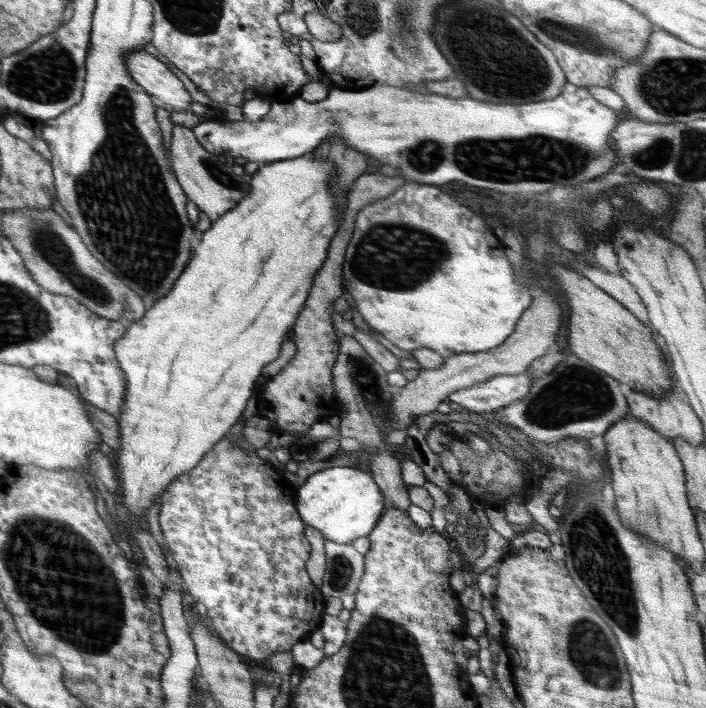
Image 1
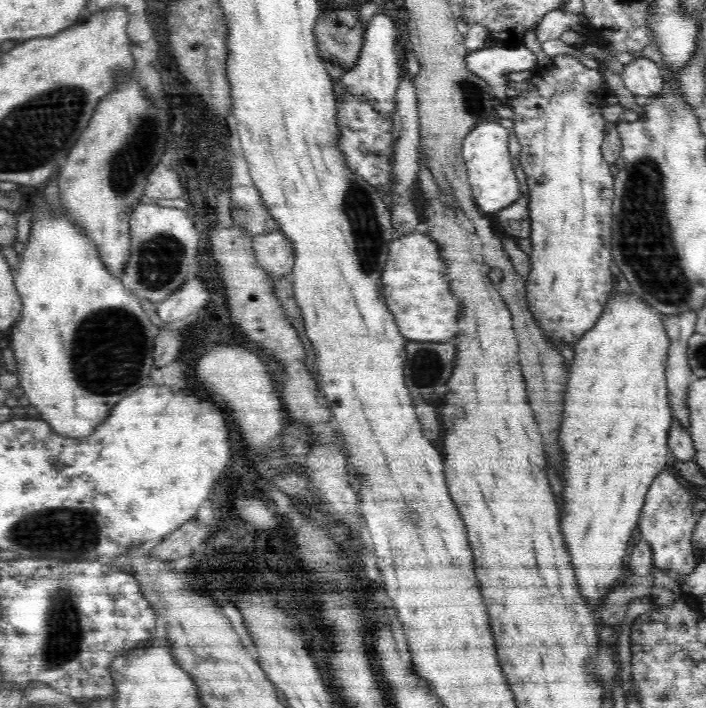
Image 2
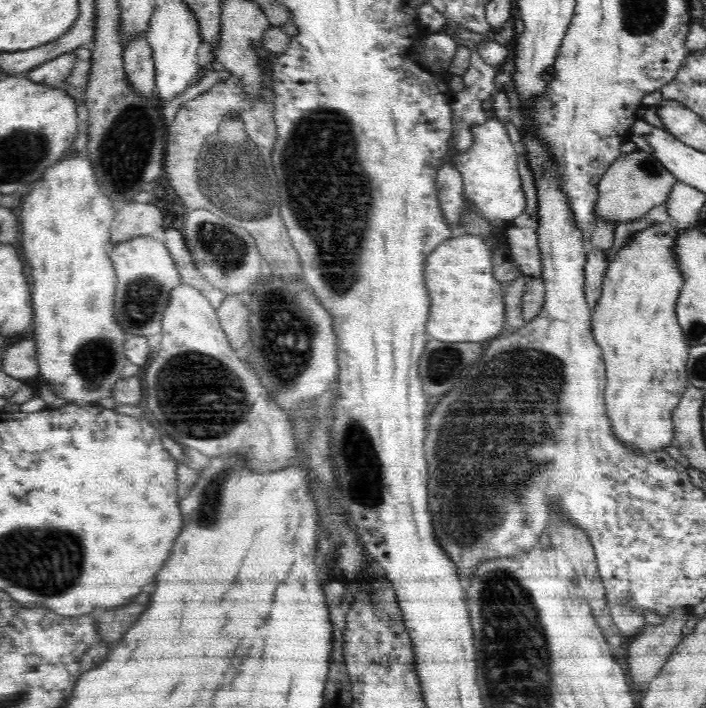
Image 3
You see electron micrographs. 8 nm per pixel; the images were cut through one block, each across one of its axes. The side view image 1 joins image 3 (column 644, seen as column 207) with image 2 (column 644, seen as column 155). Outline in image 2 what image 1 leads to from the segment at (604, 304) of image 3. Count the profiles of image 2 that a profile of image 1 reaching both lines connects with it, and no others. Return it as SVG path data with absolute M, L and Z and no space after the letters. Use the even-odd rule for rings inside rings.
M614 292L608 298L604 312L602 312L596 324L572 345L574 357L568 367L568 394L564 394L564 420L562 420L560 436L558 436L560 438L558 442L562 446L564 480L566 480L564 492L562 492L564 506L562 506L560 524L562 524L562 536L564 536L564 542L566 542L566 550L568 550L570 558L572 558L572 566L574 566L574 572L576 572L578 588L580 588L580 594L586 598L586 602L605 598L622 581L624 556L626 556L626 550L630 546L632 532L639 524L646 494L650 485L654 482L654 478L664 470L664 466L671 455L667 440L670 426L672 426L674 419L669 403L669 390L667 389L667 378L665 375L669 344L670 341L660 313L652 310L650 306L642 302L637 296L634 296L633 293Z

